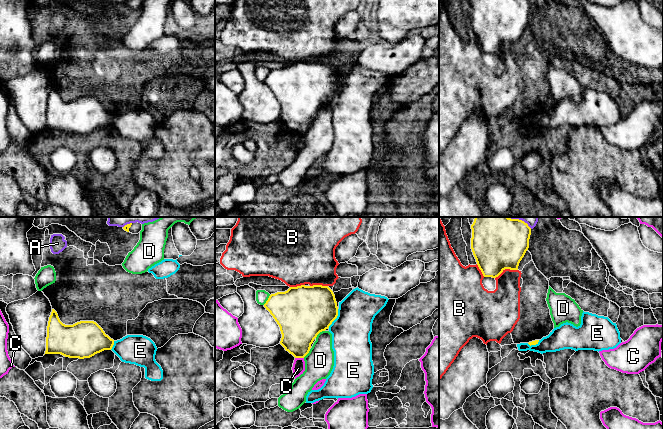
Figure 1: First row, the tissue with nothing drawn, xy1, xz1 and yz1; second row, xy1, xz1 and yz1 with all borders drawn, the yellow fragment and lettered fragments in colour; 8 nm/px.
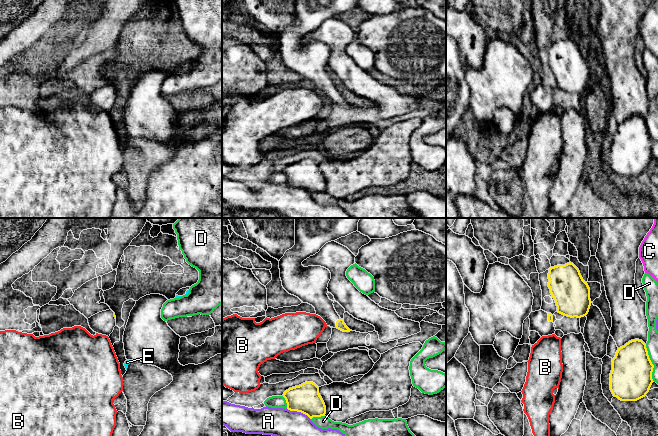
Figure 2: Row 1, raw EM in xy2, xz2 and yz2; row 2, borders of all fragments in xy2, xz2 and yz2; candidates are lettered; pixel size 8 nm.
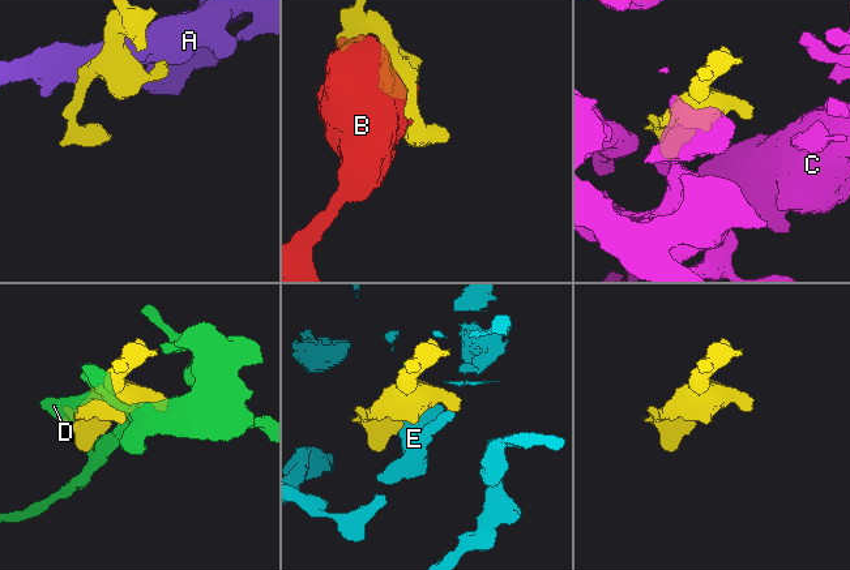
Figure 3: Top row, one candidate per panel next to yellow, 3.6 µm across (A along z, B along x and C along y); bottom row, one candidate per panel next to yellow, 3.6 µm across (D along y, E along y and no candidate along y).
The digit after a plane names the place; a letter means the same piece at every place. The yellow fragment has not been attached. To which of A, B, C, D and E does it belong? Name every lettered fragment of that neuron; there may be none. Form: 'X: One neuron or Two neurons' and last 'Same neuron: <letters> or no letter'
A: Two neurons
B: Two neurons
C: Two neurons
D: Two neurons
E: Two neurons
Same neuron: no letter

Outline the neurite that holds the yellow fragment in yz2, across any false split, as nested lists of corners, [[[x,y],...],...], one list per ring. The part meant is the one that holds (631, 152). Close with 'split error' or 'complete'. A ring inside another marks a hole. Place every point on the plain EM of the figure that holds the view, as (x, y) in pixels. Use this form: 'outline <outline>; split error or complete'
outline [[[631,116],[618,124],[612,135],[610,166],[621,177],[637,177],[646,172],[654,158],[646,120]]]; complete

